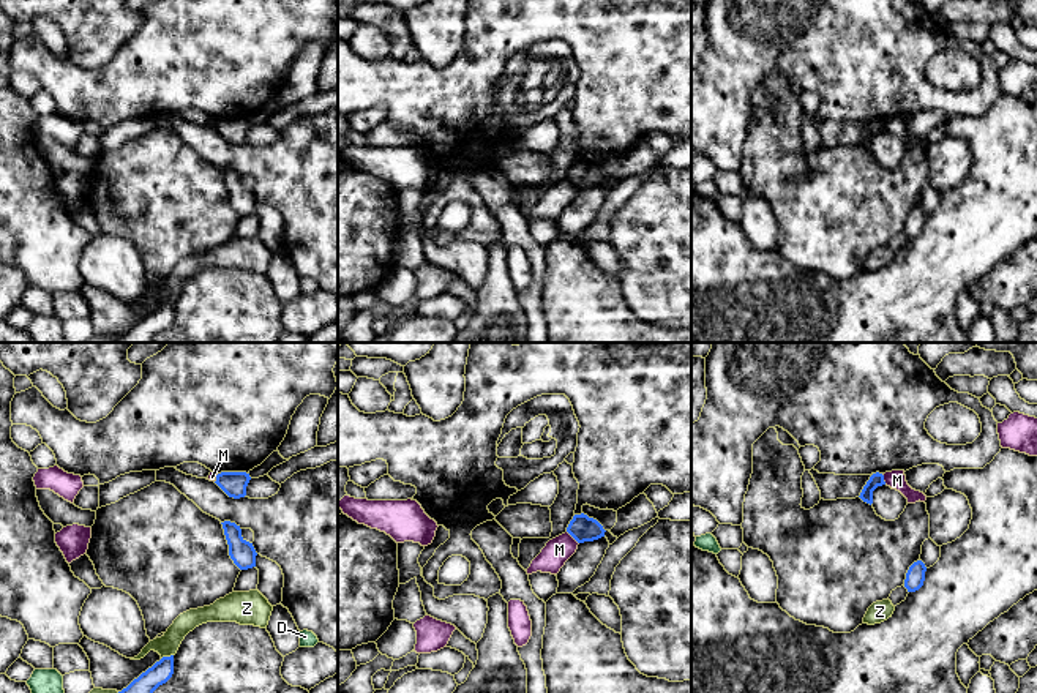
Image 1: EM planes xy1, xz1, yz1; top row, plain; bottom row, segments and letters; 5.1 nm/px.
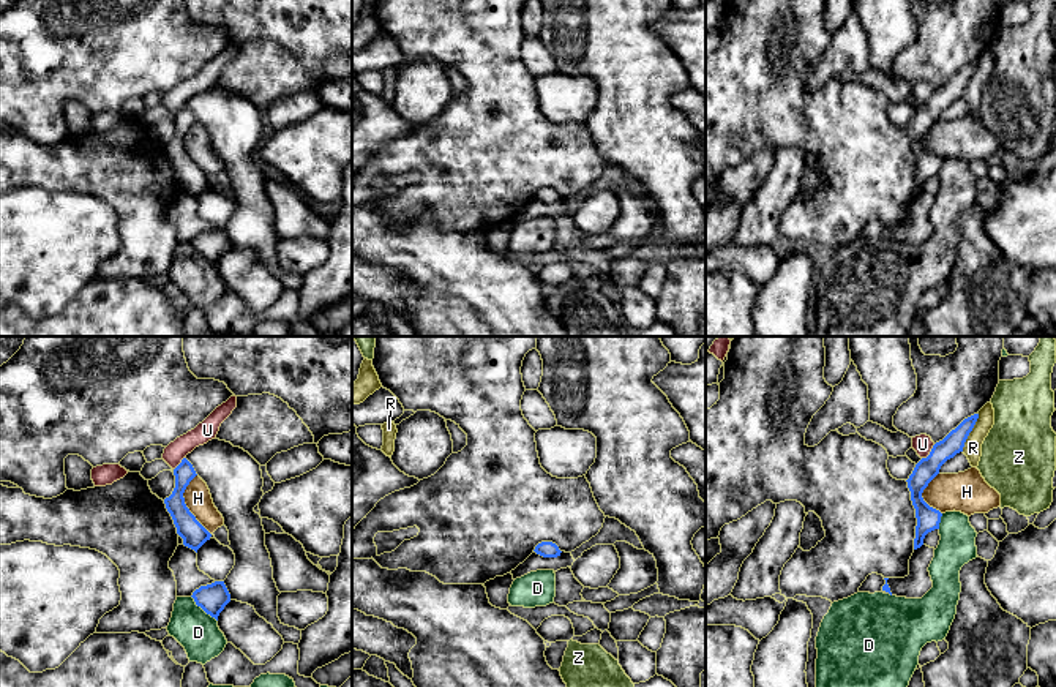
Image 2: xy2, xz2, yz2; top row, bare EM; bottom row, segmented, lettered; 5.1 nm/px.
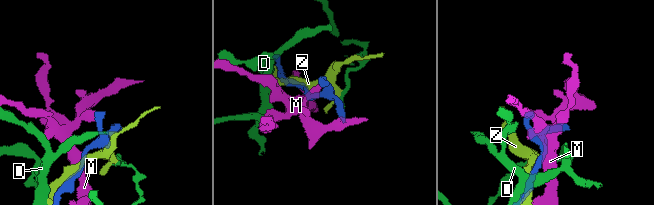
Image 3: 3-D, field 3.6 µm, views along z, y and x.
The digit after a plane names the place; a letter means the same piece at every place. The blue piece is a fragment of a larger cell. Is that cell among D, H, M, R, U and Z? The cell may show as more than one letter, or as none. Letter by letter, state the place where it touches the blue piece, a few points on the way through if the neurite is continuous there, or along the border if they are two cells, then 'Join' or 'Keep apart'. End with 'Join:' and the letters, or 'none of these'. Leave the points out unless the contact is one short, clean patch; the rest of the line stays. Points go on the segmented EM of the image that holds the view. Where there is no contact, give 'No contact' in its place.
D: Touches blue at xy2 (202, 608). Keep apart
H: Touches blue at xy2 (185, 504). Boundary: xy2 (196, 474), (183, 493), (183, 503), (210, 534). Keep apart
M: Touches blue at xz1 (572, 535). Keep apart
R: Touches blue at yz2 (969, 431). Boundary: yz2 (979, 414), (962, 450). Keep apart
U: Touches blue at yz2 (930, 452). Boundary: yz2 (935, 444), (922, 458). Keep apart
Z: Touches blue at xy1 (166, 657). Keep apart
Join: none of these

